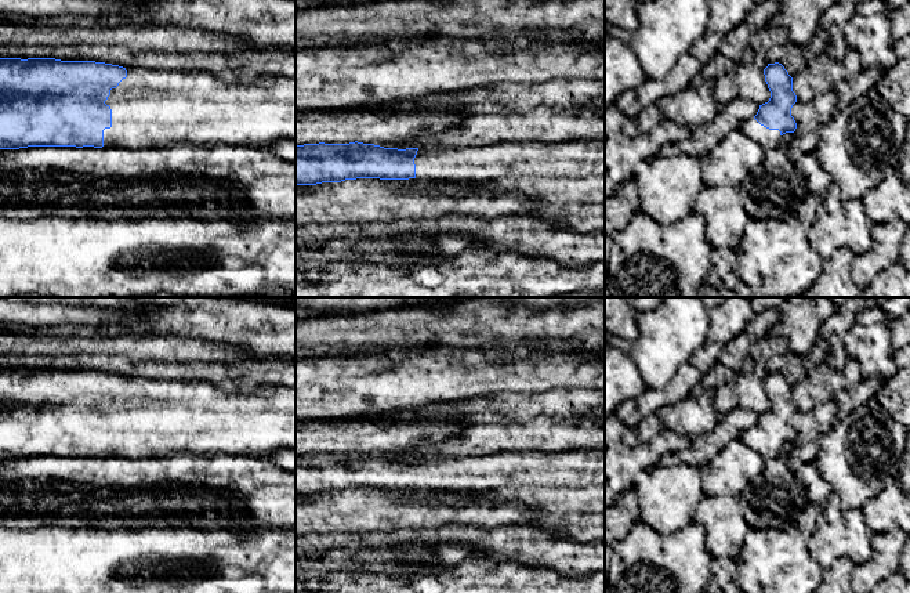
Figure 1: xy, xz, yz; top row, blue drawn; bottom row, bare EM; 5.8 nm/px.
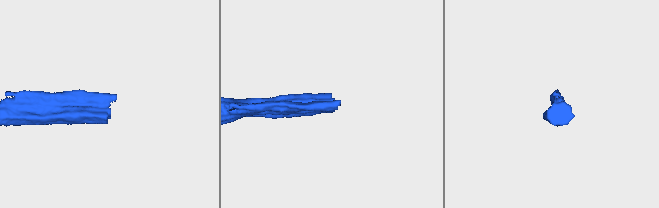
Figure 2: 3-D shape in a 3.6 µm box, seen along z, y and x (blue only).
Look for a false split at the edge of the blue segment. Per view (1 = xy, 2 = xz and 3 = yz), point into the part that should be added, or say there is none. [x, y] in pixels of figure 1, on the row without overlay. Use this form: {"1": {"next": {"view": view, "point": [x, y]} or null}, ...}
{"1": {"next": {"view": "xy", "point": [151, 418]}}, "2": {"next": {"view": "xz", "point": [580, 467]}}, "3": {"next": {"view": "yz", "point": [767, 448]}}}

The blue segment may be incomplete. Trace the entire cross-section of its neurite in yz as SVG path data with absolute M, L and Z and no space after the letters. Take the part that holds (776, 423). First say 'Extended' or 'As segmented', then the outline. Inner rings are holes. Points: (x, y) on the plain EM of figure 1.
Extended. M768 373L764 384L771 408L759 415L757 424L744 431L740 440L764 459L769 459L777 456L783 444L795 441L791 417L797 405L793 401L793 387L782 373Z

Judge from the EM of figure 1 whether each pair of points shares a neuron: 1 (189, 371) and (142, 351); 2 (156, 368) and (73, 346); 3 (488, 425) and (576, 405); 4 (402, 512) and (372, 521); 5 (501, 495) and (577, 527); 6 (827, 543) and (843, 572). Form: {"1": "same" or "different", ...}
{"1": "different", "2": "different", "3": "same", "4": "same", "5": "same", "6": "different"}

